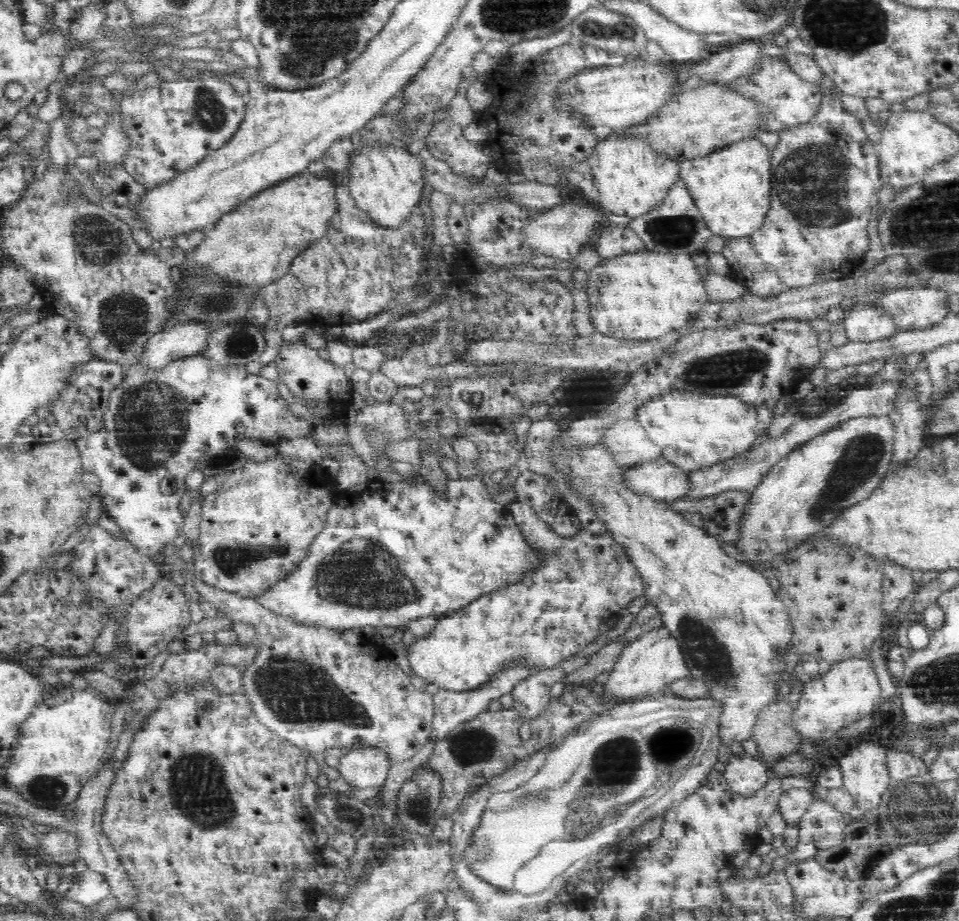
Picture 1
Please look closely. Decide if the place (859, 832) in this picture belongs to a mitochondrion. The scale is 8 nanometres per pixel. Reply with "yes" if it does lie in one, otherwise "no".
no

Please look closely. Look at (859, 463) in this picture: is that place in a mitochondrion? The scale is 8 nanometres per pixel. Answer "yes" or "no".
yes

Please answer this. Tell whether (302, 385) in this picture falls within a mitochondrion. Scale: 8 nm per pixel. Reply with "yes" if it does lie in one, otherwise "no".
no

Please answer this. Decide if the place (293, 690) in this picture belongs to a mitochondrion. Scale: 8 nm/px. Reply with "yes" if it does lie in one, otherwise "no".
yes

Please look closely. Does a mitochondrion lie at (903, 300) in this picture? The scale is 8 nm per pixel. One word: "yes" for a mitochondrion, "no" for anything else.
no

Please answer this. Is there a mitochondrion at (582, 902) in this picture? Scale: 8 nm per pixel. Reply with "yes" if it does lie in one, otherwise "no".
no

